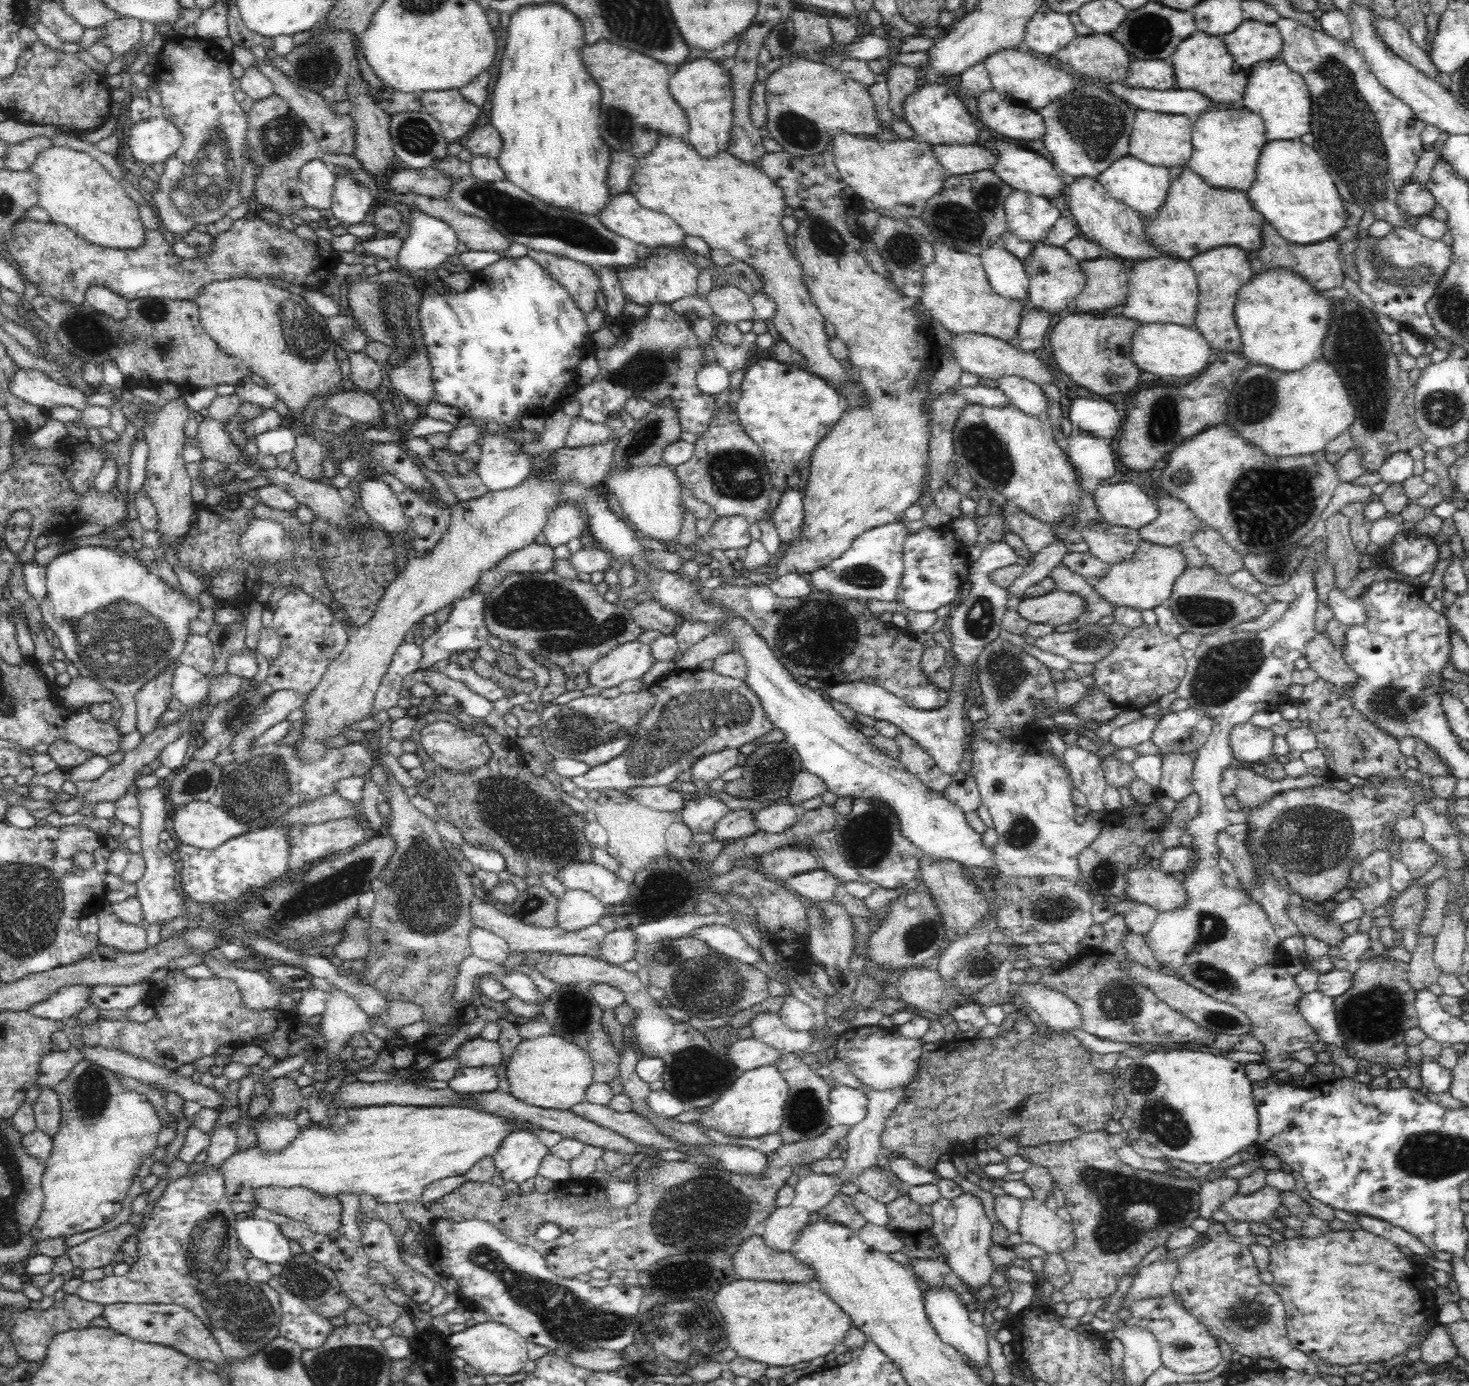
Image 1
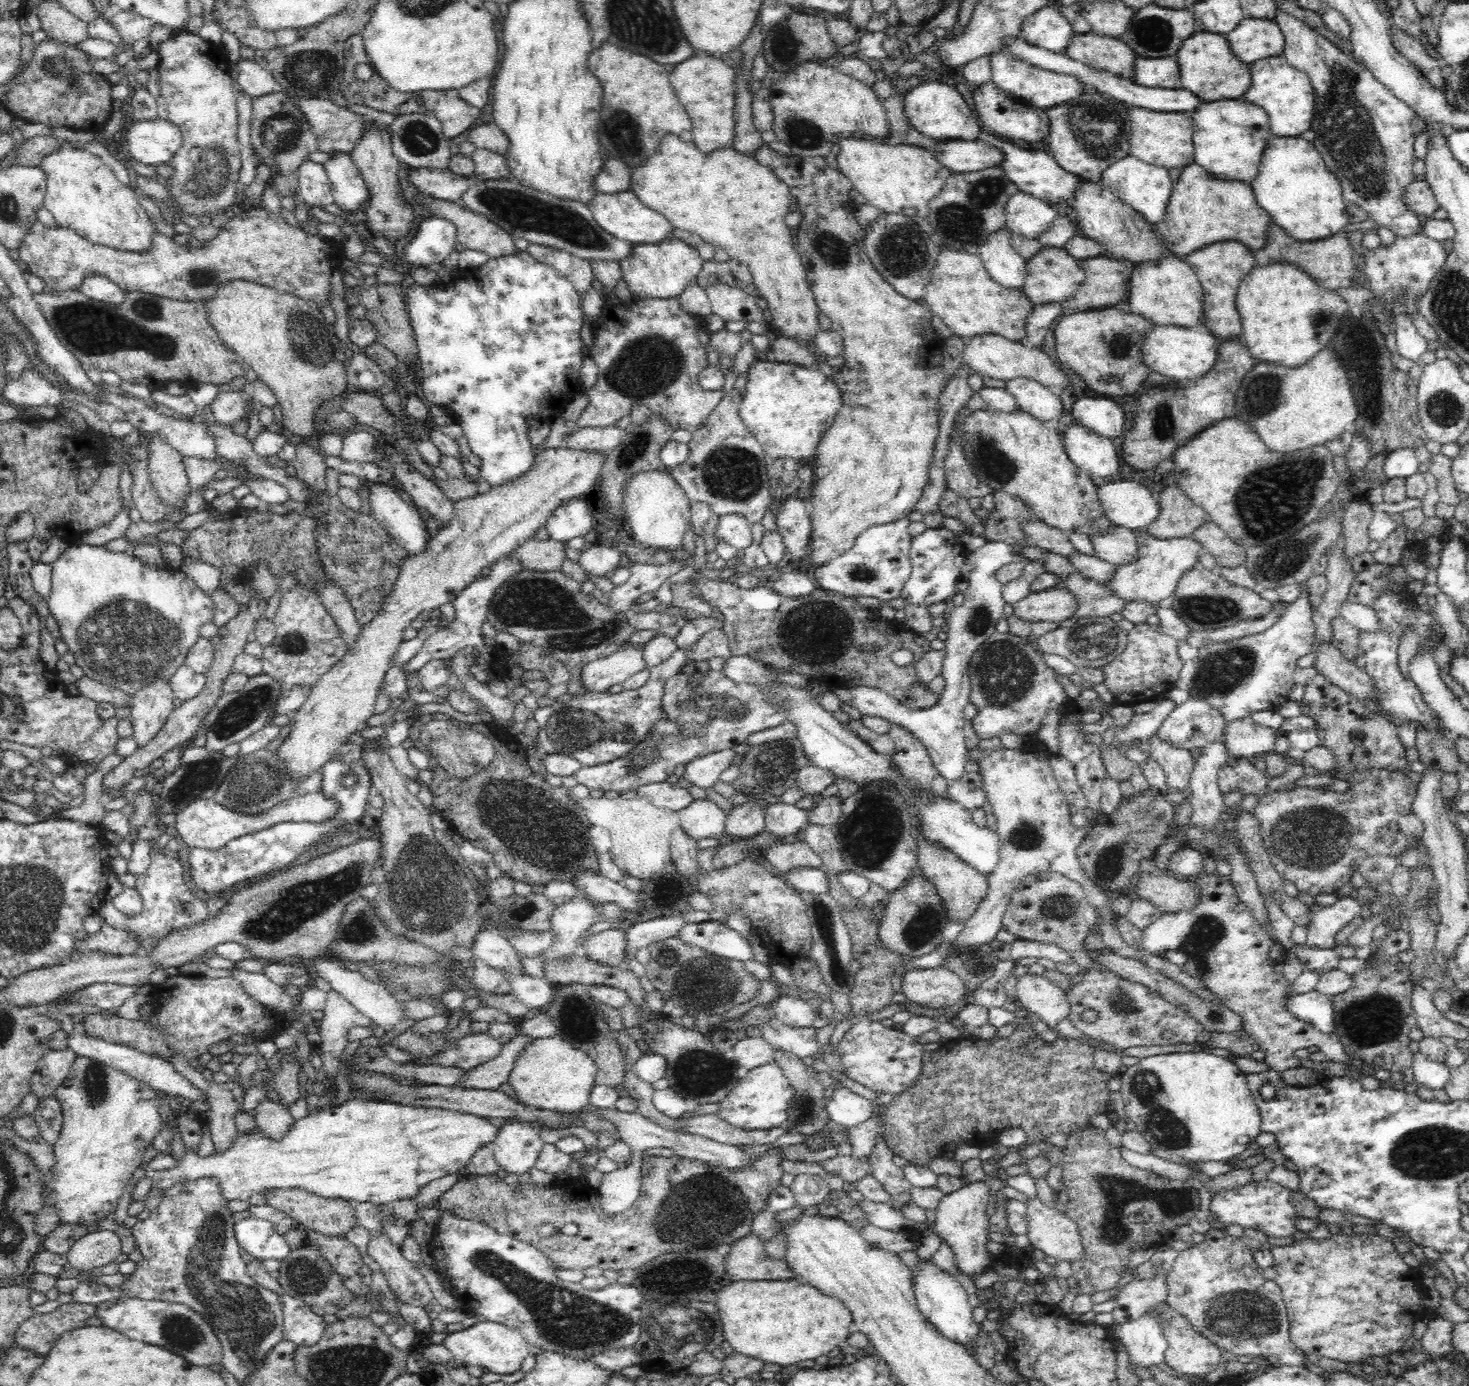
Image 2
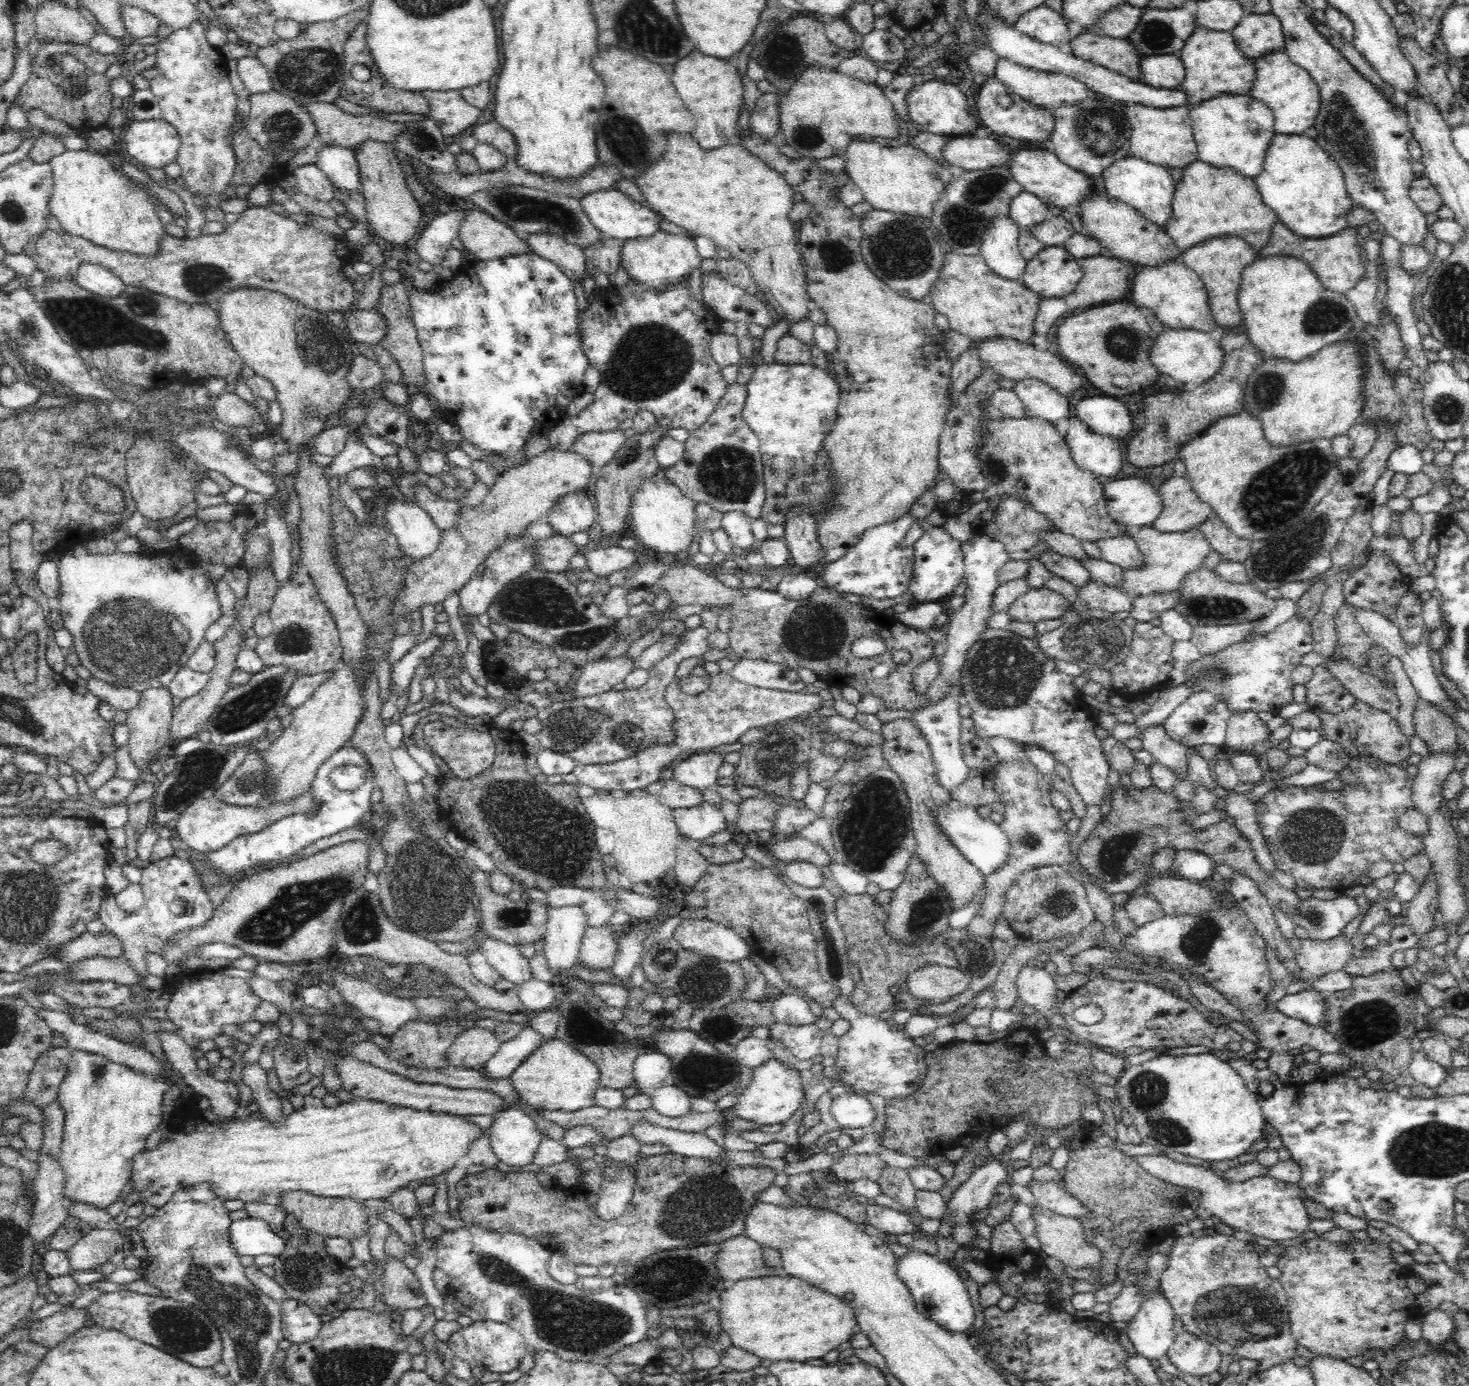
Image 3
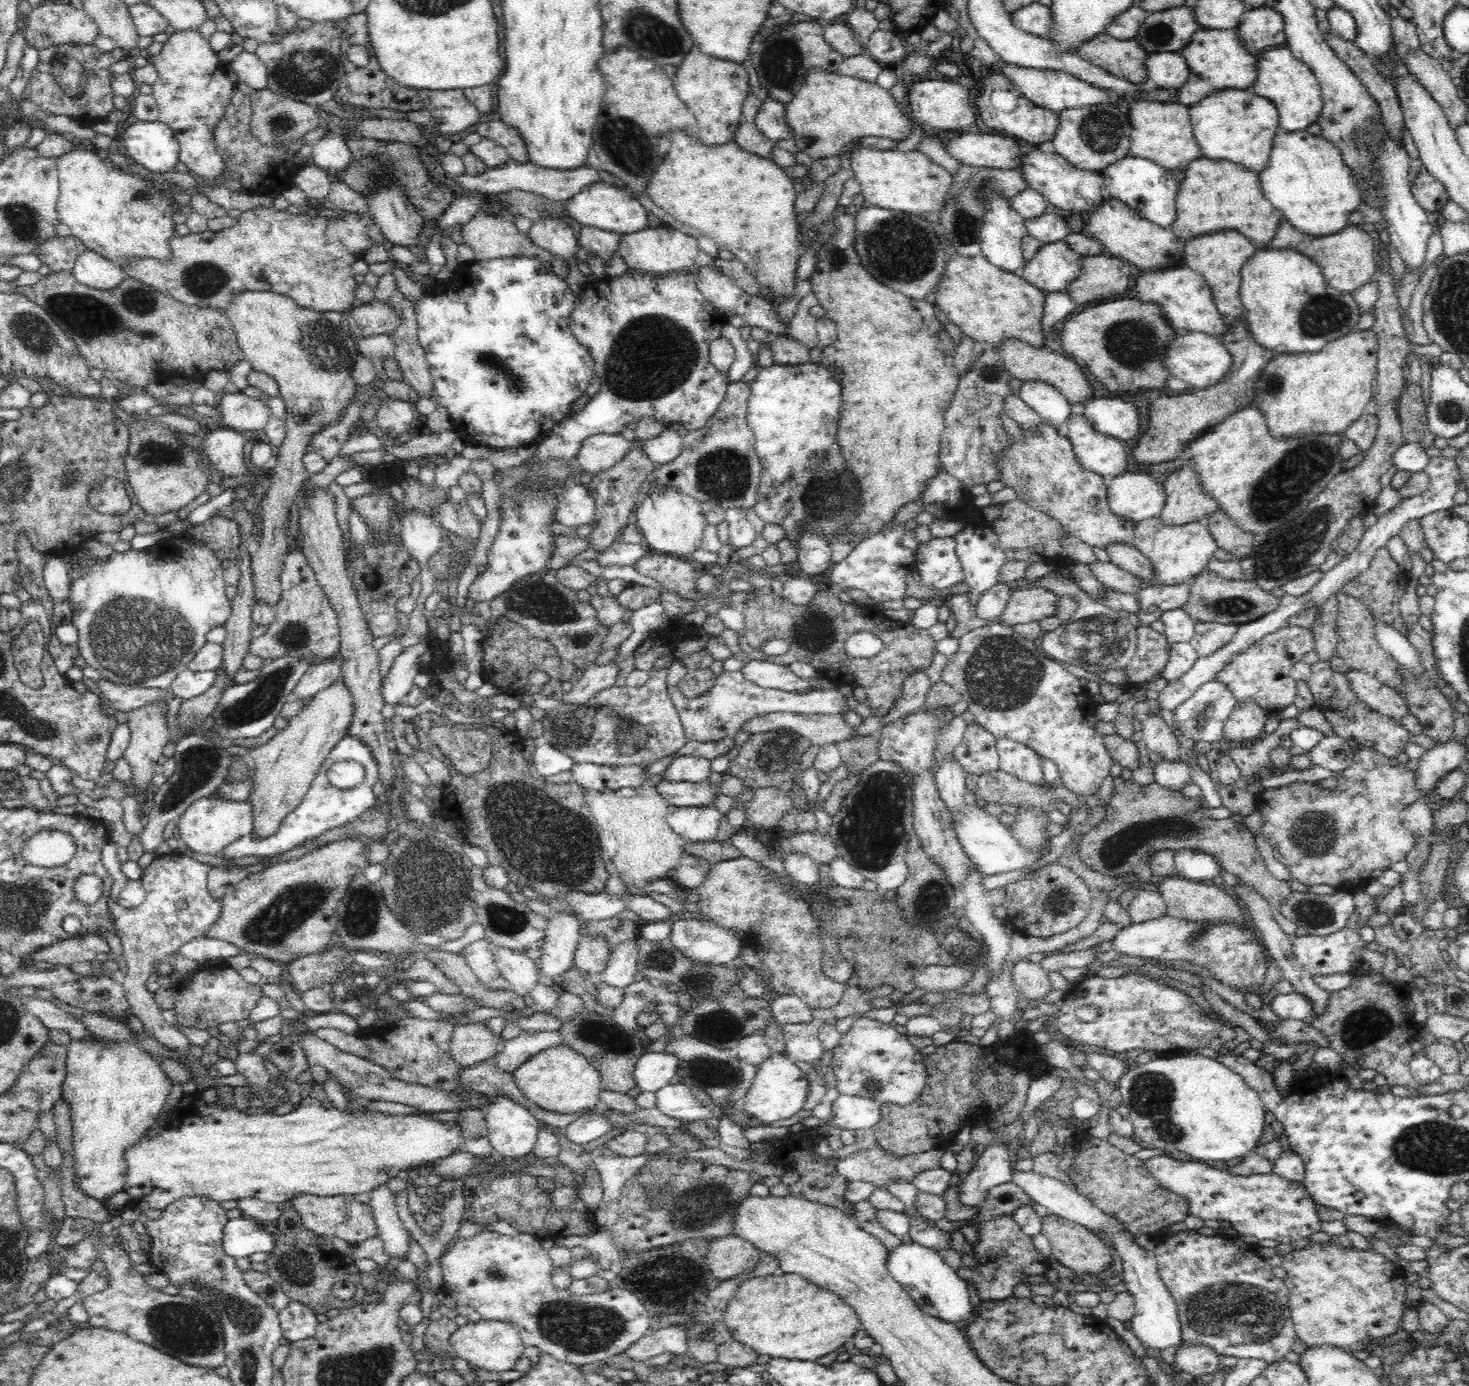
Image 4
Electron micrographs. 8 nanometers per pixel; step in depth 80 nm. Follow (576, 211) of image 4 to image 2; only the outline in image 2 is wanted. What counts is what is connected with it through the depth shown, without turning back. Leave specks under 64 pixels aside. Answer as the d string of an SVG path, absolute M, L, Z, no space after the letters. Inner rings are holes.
M632 191L618 194L600 193L588 208L590 208L594 221L599 224L602 230L618 240L627 241L634 245L659 245L664 241L674 239L672 234L674 226L670 221L662 214L644 206Z

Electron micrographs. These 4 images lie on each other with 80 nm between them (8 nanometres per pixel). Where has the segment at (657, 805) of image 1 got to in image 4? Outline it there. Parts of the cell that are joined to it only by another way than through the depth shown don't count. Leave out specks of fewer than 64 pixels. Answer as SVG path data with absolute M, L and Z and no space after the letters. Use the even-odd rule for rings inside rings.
M662 779L654 787L667 800L668 805L678 807L711 806L714 796L720 793L709 779L700 782L672 782Z

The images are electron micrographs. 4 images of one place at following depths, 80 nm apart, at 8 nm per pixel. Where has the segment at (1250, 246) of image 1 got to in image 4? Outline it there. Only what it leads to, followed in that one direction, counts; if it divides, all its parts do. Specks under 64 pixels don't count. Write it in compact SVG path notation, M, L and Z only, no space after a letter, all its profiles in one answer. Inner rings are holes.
M1200 157L1186 168L1186 178L1177 191L1177 218L1172 227L1177 240L1188 242L1208 234L1236 230L1248 238L1256 249L1265 248L1284 221L1261 190L1259 173L1247 172L1240 165L1226 160L1208 160Z

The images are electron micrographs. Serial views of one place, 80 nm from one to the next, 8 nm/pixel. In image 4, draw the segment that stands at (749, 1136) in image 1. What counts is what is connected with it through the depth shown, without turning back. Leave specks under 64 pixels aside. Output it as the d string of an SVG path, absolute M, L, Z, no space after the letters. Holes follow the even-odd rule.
M772 1053L771 1057L758 1065L757 1073L752 1084L743 1098L743 1111L751 1117L756 1117L762 1125L769 1125L776 1120L792 1118L798 1114L806 1096L808 1096L808 1072L802 1072L798 1066L786 1056L780 1053Z

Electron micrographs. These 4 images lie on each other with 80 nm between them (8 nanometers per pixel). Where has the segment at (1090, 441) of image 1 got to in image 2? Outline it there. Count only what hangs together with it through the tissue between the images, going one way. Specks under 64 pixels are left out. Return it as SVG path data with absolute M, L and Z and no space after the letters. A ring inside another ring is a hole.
M1071 424L1062 434L1073 464L1095 481L1113 479L1120 470L1120 454L1111 438L1101 437L1082 425Z

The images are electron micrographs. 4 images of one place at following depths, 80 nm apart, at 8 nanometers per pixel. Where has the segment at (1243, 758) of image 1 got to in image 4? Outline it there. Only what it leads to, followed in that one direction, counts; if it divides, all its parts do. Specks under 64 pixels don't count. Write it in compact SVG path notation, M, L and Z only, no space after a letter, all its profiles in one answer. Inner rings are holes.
M1236 705L1231 716L1224 722L1223 737L1231 745L1246 745L1264 736L1264 726L1268 719L1267 712L1260 706Z

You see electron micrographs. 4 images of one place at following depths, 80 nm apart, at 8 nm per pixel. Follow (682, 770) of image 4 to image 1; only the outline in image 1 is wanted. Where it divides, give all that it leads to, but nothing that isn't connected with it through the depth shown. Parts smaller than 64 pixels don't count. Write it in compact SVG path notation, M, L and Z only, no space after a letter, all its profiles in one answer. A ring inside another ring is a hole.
M728 748L700 758L700 761L692 764L692 768L689 770L692 780L704 780L708 783L720 778L726 770L737 766L739 754L738 749Z

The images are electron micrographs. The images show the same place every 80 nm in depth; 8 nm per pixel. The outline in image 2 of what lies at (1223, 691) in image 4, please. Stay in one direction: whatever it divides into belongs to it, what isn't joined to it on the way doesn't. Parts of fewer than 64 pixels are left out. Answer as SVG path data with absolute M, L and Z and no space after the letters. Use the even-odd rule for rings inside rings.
M1189 698L1177 706L1164 720L1156 736L1174 749L1203 748L1220 736L1224 738L1225 722L1222 715L1204 701Z

